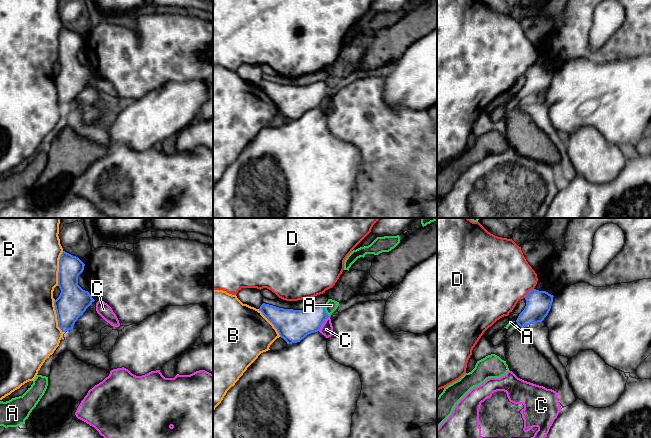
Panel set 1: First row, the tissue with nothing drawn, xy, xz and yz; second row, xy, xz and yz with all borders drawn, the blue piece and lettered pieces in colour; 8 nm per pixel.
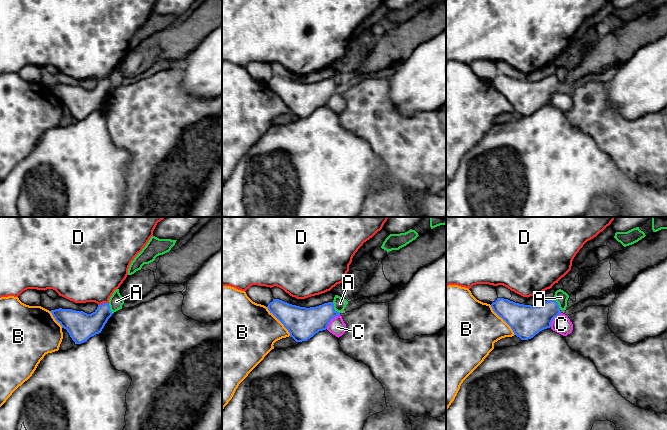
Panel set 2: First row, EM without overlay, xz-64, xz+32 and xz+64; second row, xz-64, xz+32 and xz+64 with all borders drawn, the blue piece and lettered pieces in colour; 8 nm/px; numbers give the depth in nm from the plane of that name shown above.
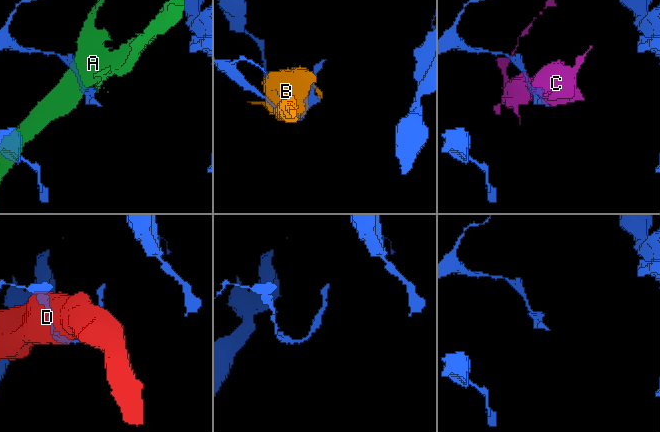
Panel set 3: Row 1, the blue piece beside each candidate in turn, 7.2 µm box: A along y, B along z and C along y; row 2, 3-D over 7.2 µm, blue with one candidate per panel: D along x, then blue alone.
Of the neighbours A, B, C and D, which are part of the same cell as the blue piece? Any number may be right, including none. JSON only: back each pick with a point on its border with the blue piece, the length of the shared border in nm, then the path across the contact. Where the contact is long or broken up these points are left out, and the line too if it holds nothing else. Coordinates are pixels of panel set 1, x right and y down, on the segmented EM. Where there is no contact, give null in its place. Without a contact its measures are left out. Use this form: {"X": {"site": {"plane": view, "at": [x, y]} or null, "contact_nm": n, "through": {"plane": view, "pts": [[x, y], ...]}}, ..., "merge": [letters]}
{"merge": []}

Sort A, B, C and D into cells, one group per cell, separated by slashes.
A / B / C / D

